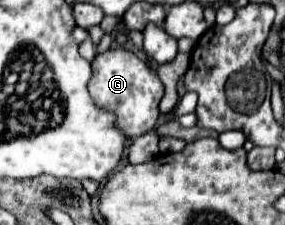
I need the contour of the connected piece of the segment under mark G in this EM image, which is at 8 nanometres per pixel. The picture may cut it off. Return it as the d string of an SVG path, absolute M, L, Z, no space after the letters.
M110 48L96 54L92 60L92 78L88 82L88 92L98 108L116 114L116 126L128 136L138 138L150 132L158 120L158 104L164 96L164 84L154 70L146 66L134 52L126 48Z

